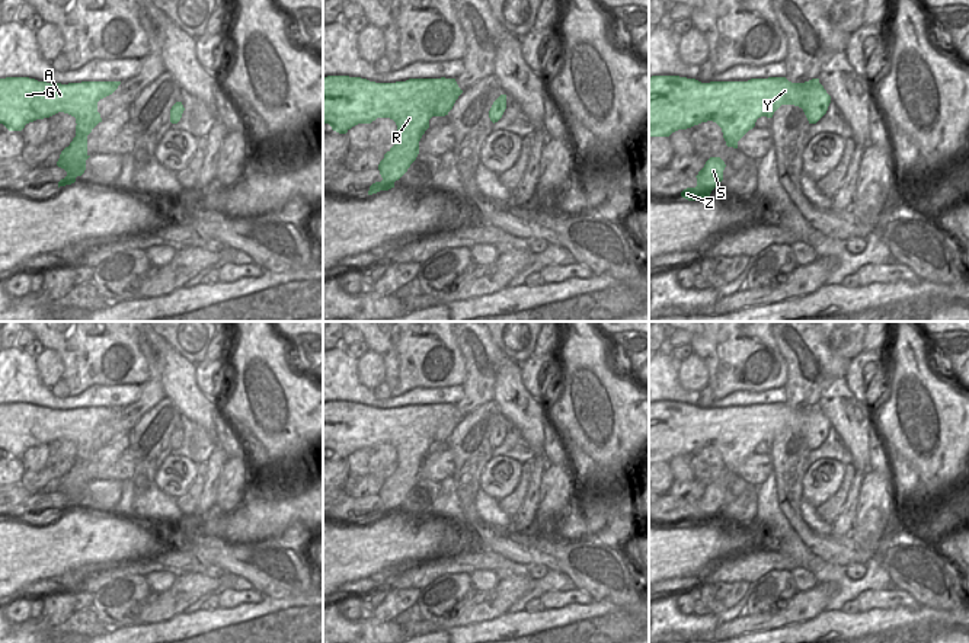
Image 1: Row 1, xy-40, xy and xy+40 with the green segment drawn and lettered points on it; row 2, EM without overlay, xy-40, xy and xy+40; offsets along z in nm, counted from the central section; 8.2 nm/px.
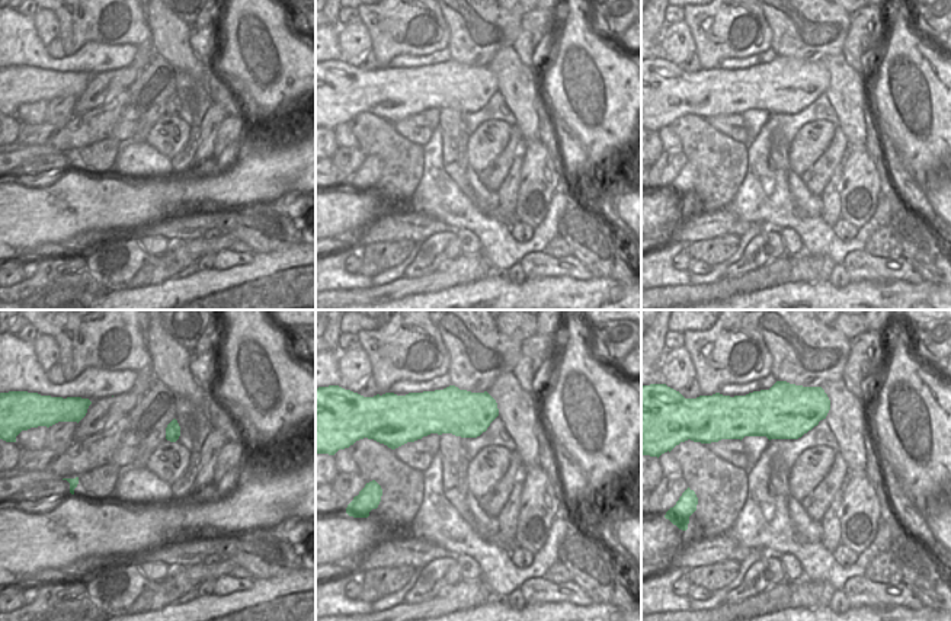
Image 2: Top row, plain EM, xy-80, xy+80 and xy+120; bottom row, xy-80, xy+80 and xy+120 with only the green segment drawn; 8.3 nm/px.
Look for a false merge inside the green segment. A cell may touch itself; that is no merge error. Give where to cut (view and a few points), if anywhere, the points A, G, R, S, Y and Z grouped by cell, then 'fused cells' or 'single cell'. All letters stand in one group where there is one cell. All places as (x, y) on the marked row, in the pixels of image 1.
cut none; groups A G R S Y Z; single cell

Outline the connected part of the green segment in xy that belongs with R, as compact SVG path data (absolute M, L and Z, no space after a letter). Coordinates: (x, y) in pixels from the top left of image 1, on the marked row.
M323 77L323 124L346 134L358 124L390 118L397 125L397 141L378 164L381 182L368 195L394 188L416 160L419 141L432 116L445 116L463 93L455 79L409 79L375 83L361 77Z

